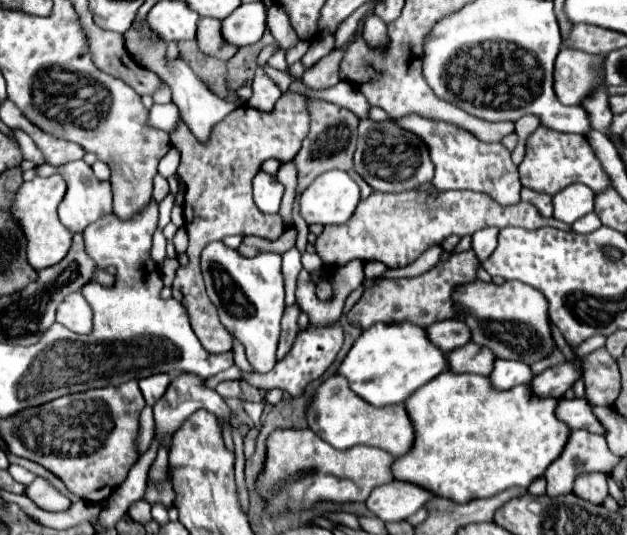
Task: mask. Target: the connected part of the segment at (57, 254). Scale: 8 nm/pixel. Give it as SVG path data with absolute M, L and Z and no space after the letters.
M60 174L24 182L20 186L20 190L16 192L16 198L12 204L12 220L18 224L18 228L22 228L22 234L26 236L26 244L28 244L26 254L28 254L28 262L32 264L34 270L48 268L48 266L60 262L68 254L68 248L72 242L72 232L68 232L60 224L58 214L56 214L56 208L58 208L60 200L64 198L64 192L66 192L66 184Z

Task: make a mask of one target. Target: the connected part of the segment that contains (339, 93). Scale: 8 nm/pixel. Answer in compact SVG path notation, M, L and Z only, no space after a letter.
M294 81L291 83L289 90L295 93L301 93L308 97L320 98L320 100L328 100L328 102L334 102L338 106L344 106L348 110L352 110L354 114L358 114L360 118L368 116L368 108L370 104L366 102L364 94L350 82L340 82L338 86L334 88L326 88L323 90L310 90L302 81Z

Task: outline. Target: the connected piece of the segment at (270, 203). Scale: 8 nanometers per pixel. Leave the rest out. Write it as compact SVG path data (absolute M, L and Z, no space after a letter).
M258 172L252 180L254 186L254 204L264 212L264 214L276 214L280 208L280 200L284 194L284 186L276 180L276 176Z

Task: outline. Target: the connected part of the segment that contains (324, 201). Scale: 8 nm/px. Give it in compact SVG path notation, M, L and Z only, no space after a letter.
M342 170L318 176L300 196L300 216L308 224L344 224L360 200L358 184Z

